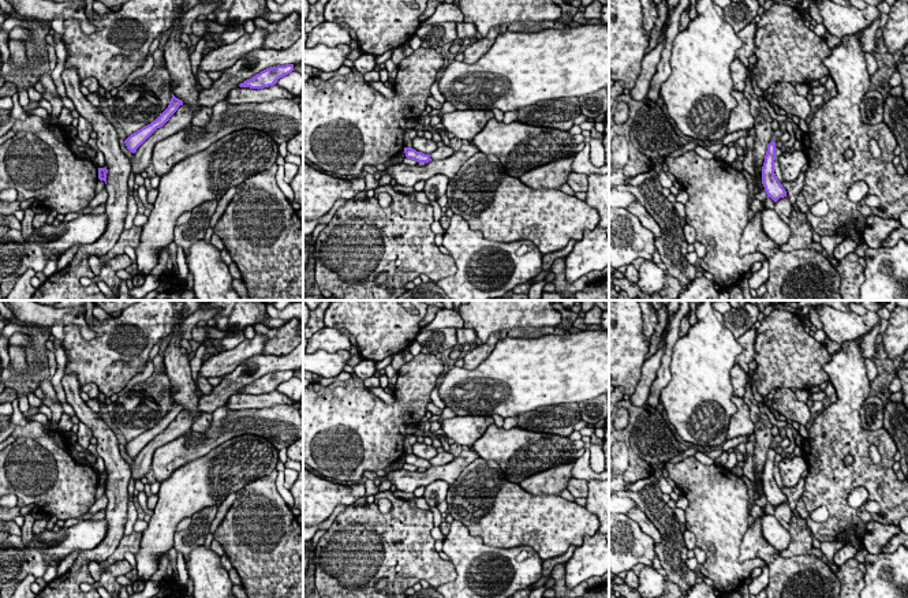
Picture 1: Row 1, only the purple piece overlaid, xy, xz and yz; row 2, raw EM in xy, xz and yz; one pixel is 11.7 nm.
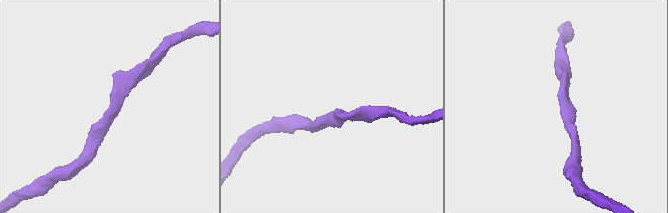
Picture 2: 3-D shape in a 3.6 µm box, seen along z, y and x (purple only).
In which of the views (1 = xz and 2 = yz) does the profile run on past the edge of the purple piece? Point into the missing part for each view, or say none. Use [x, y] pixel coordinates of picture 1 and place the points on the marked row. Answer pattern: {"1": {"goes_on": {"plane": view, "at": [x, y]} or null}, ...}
{"1": {"goes_on": null}, "2": {"goes_on": null}}

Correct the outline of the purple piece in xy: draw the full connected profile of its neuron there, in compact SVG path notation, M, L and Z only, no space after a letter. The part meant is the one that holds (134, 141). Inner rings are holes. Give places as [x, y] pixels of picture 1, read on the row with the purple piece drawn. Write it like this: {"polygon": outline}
{"polygon": "M172 94L171 102L168 105L168 108L160 113L160 116L152 122L150 124L142 127L141 130L138 130L137 132L131 134L126 141L126 146L131 153L135 153L137 149L160 127L162 127L169 117L178 111L178 108L183 105L183 101L176 98Z"}

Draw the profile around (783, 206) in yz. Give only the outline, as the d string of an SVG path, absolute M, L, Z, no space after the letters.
M788 195L784 197L784 198L780 198L780 199L776 202L774 210L776 210L777 214L782 218L782 221L789 225L793 206L792 206L792 203L789 202Z

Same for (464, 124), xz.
M453 111L444 113L441 123L455 138L472 142L490 119L494 119L492 111Z

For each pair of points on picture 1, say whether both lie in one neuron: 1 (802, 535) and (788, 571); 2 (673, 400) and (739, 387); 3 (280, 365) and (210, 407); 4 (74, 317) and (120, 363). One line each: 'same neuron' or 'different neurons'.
1: different neurons
2: different neurons
3: same neuron
4: different neurons

